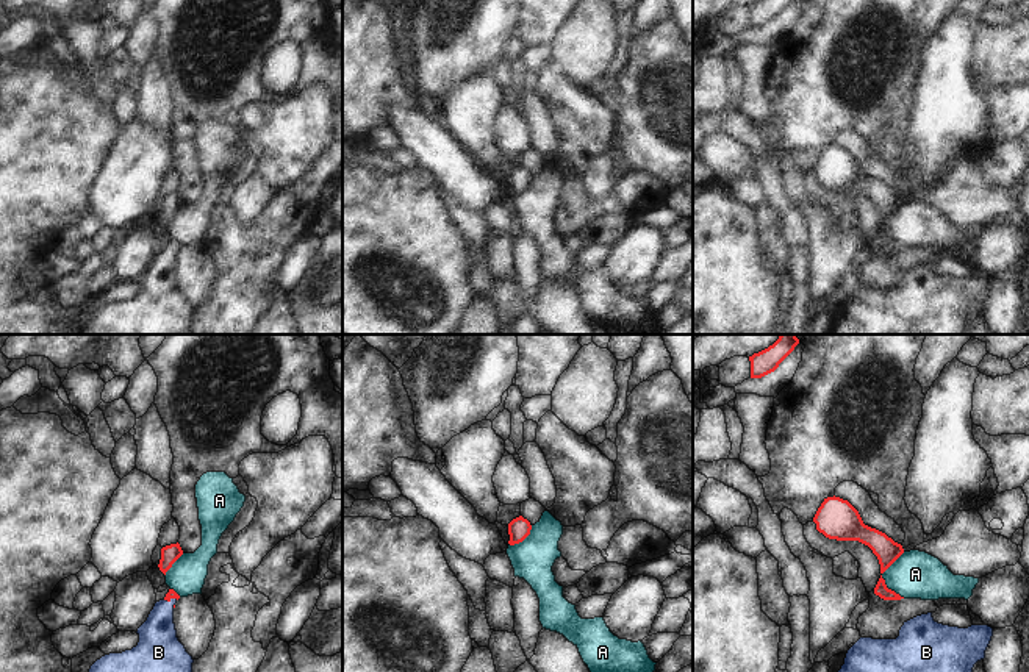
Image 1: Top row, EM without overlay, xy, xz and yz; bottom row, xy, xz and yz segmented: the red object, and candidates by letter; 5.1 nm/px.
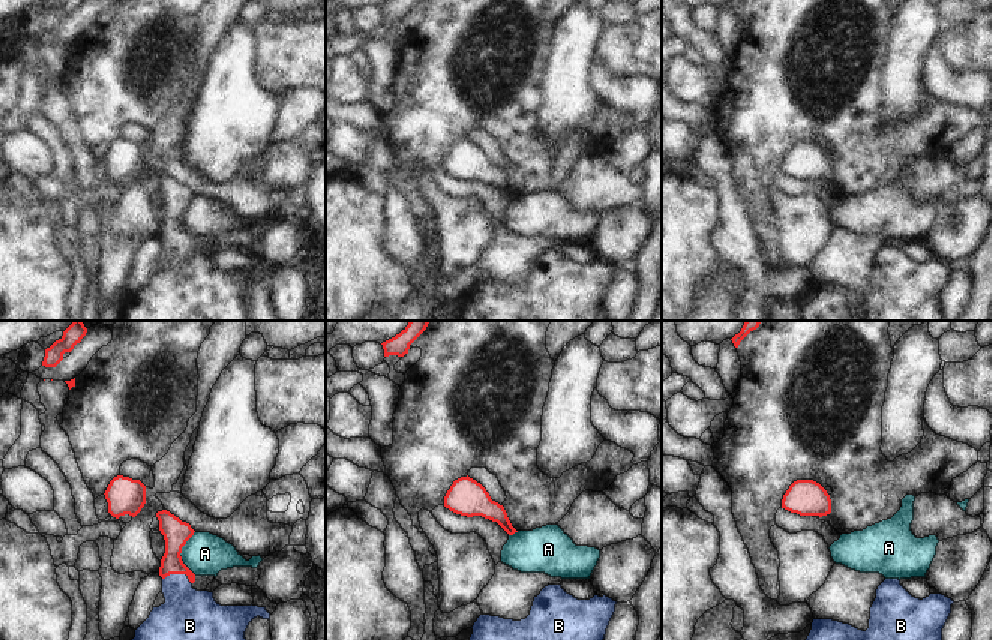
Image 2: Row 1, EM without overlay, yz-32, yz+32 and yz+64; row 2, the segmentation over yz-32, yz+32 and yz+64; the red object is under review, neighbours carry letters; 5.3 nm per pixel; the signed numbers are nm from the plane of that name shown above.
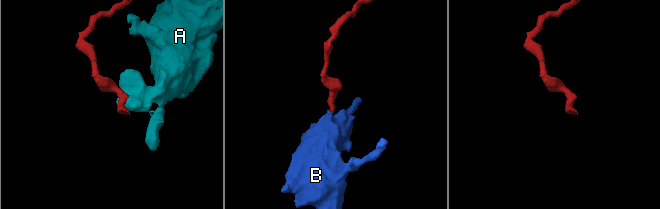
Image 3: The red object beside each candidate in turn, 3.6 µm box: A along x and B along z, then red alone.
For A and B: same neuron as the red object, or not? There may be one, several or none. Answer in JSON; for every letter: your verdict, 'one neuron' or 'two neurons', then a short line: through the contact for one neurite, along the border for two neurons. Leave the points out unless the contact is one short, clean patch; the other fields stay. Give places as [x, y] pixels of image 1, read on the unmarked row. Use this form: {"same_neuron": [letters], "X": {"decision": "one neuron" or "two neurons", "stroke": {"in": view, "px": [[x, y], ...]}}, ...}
{"same_neuron": ["B"], "A": {"decision": "two neurons", "stroke": {"in": "yz", "px": [[904, 202], [882, 224], [884, 233], [901, 247]]}}, "B": {"decision": "one neuron", "stroke": {"in": "xy", "px": [[171, 244], [171, 247], [160, 271], [158, 294]]}}}

